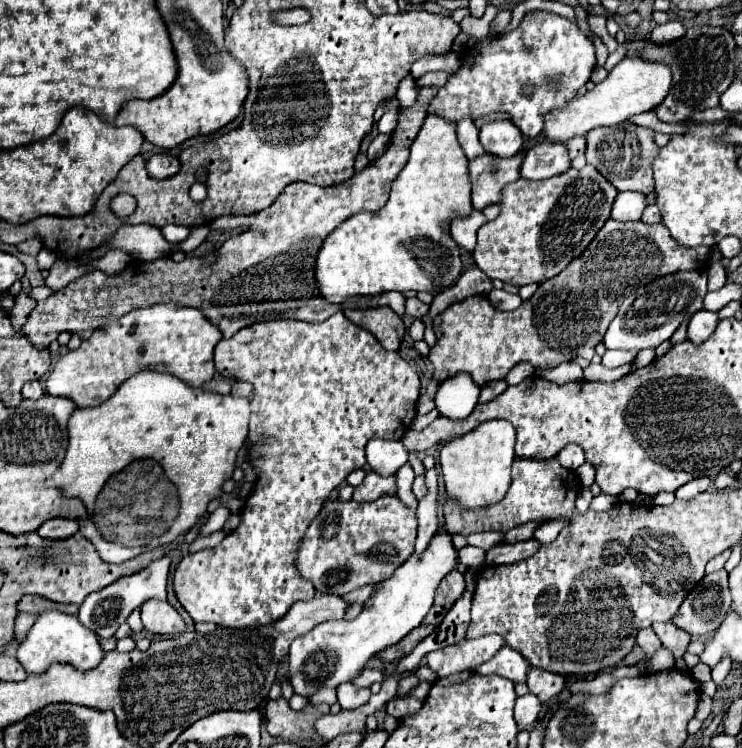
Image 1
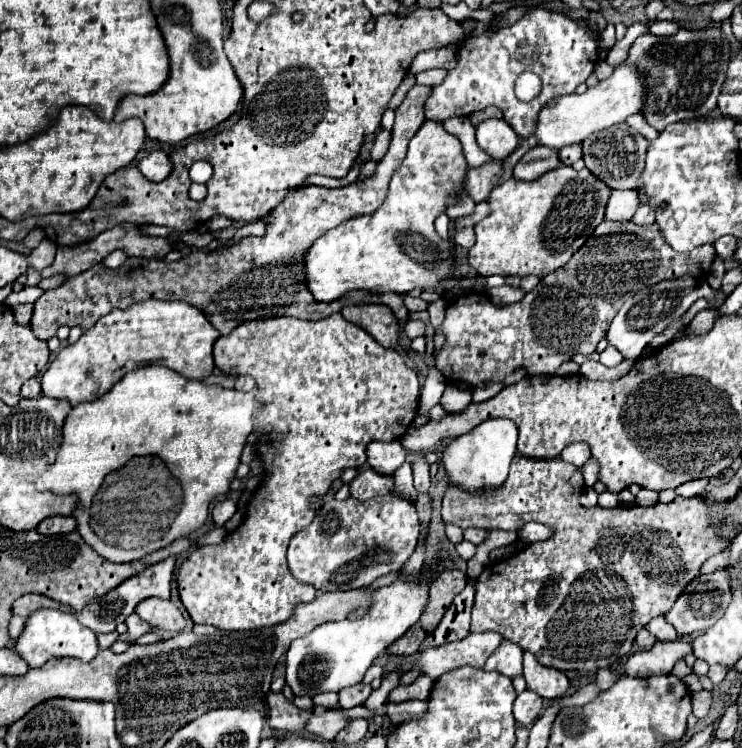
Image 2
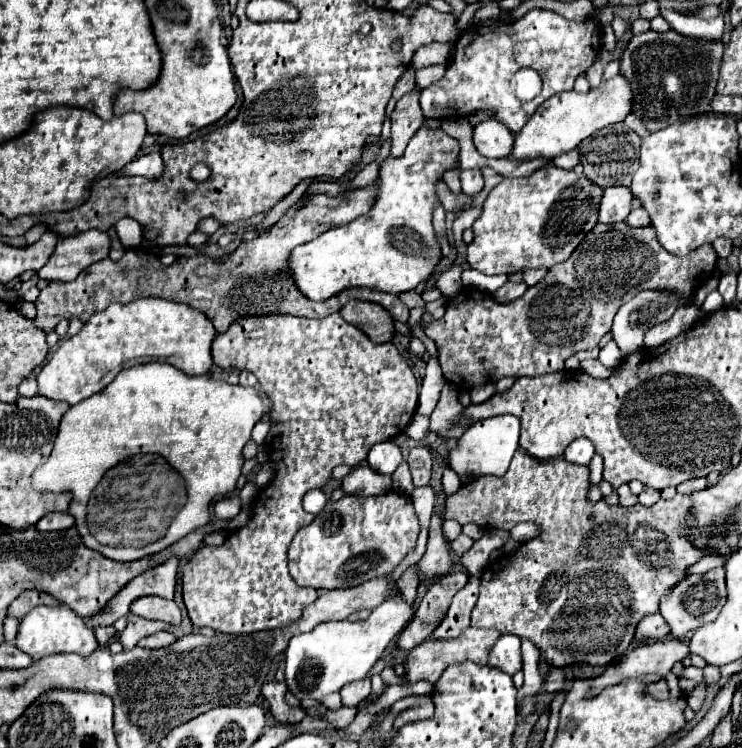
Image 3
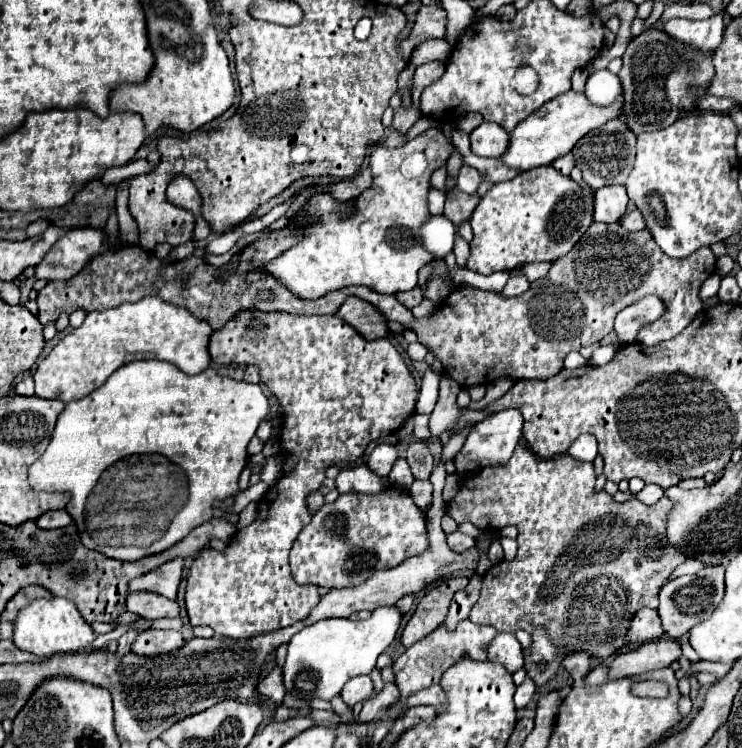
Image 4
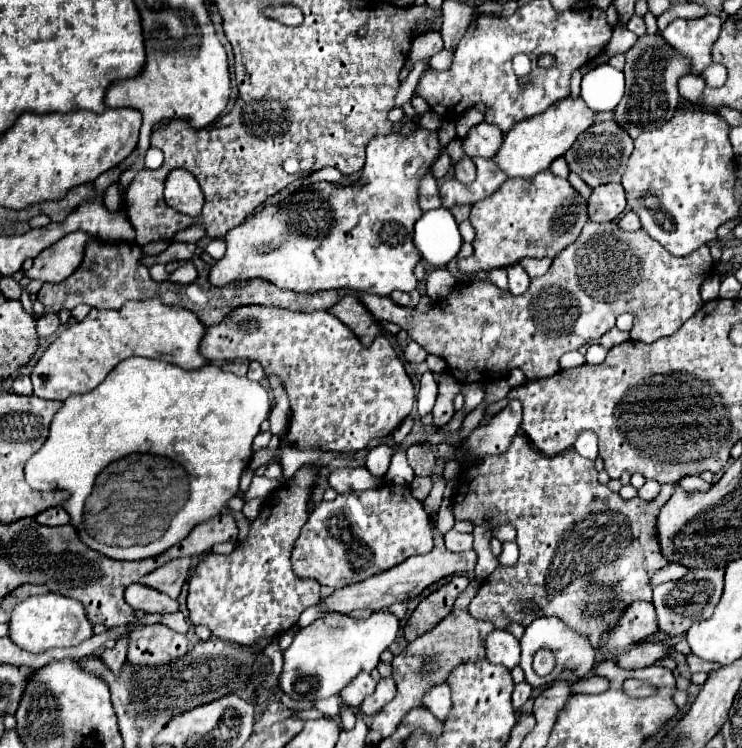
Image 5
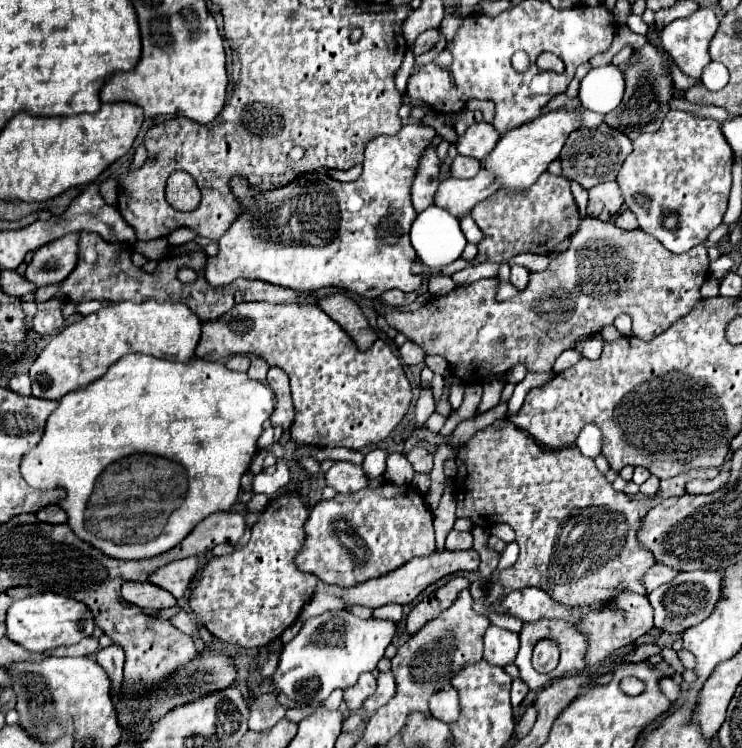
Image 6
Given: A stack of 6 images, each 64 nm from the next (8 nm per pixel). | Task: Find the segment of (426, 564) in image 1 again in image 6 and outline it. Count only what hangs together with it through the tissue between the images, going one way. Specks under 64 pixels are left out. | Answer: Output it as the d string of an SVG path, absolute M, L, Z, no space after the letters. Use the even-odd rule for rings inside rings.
M330 610L322 616L310 618L304 622L298 636L282 648L280 664L272 676L274 686L294 702L316 706L334 690L352 686L362 672L372 672L384 656L384 650L392 642L394 634L396 624L392 620L362 620L350 610Z

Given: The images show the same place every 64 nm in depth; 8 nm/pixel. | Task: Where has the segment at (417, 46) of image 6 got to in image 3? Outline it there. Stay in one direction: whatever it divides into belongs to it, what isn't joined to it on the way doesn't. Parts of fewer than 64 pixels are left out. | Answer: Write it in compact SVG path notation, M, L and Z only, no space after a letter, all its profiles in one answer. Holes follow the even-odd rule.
M432 44L432 46L422 46L414 58L412 58L412 68L420 70L432 64L450 64L450 56L454 54L454 44Z

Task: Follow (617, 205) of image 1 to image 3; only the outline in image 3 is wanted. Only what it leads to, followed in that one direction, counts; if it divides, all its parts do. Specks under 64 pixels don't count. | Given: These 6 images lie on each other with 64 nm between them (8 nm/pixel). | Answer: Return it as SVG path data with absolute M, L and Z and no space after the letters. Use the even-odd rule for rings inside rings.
M622 186L606 188L602 204L600 204L600 222L604 224L624 222L632 210L632 198L634 196L630 188L622 188Z

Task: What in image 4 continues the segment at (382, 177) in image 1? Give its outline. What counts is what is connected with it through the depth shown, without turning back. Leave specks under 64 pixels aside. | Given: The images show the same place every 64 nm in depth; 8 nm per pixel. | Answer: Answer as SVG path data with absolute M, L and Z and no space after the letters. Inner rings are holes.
M398 106L394 110L394 120L392 120L392 128L398 130L400 134L406 134L410 130L410 126L420 118L420 108L418 106ZM288 228L272 232L266 238L258 238L238 254L238 266L234 266L230 272L220 272L220 268L214 268L204 258L196 256L188 256L180 262L170 262L162 266L160 258L156 258L154 254L146 254L144 248L124 246L114 254L106 252L102 256L92 258L80 274L66 282L48 282L38 292L38 320L46 326L50 322L56 322L62 312L72 314L74 310L94 312L114 308L122 302L140 300L142 292L144 296L154 294L176 306L186 306L186 310L190 310L194 316L208 320L214 330L224 326L232 316L236 316L242 310L278 310L288 314L312 316L316 314L314 306L320 300L310 302L290 294L290 290L284 284L278 284L278 280L270 272L266 272L266 264L278 258L288 248L292 248L298 240L302 240L302 234L290 234Z

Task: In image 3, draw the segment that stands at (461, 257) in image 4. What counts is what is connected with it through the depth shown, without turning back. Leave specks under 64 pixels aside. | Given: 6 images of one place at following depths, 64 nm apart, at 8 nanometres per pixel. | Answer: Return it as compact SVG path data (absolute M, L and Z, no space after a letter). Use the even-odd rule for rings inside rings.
M481 206L472 207L471 209L460 212L453 223L453 234L455 238L455 247L459 250L461 247L466 246L462 240L463 231L471 228L475 220L480 216L482 210ZM454 264L447 271L441 273L436 279L436 287L447 298L453 298L457 293L463 290L461 274L463 269L461 265Z

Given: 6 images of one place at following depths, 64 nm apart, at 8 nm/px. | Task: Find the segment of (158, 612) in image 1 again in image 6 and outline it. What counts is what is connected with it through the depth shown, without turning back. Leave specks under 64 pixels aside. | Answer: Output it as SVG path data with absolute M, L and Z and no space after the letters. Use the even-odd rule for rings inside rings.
M126 582L122 586L122 596L126 602L140 608L150 608L150 610L176 606L176 598L170 592L162 588L154 588L154 584L150 582Z

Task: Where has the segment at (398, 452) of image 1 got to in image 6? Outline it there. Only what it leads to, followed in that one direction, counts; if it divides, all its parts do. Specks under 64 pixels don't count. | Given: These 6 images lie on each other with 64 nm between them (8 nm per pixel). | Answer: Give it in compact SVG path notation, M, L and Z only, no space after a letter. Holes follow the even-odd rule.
M376 448L376 450L370 450L364 458L364 472L368 478L378 478L384 474L386 470L386 458L388 458L388 452L382 450L382 448Z

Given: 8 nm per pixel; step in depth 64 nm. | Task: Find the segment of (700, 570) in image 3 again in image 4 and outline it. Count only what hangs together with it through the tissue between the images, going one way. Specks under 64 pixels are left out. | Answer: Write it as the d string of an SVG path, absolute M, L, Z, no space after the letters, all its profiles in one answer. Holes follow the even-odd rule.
M686 560L680 568L676 568L676 572L672 572L672 578L678 578L682 574L698 574L702 568L706 568L708 564L702 564L700 560Z

